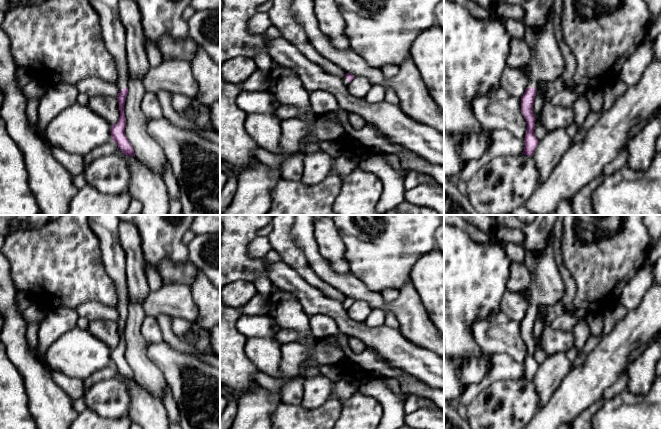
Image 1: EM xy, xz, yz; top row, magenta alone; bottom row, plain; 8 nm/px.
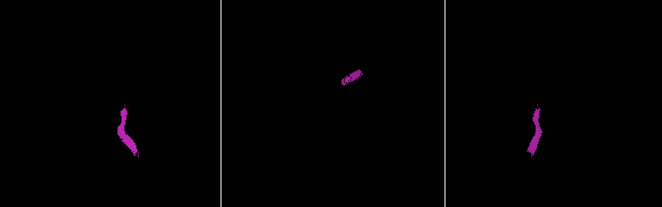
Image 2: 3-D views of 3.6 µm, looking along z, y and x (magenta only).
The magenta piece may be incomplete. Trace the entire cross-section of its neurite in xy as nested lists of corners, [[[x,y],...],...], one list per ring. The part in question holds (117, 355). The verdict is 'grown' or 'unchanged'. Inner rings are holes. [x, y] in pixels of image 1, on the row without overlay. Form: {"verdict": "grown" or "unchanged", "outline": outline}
{"verdict": "grown", "outline": [[[89,215],[89,225],[100,243],[102,261],[106,273],[112,279],[118,292],[117,311],[120,341],[111,350],[111,361],[126,380],[135,381],[134,373],[126,361],[124,329],[128,318],[128,286],[126,284],[126,254],[118,236],[120,220],[117,215]]]}

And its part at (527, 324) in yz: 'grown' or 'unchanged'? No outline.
grown

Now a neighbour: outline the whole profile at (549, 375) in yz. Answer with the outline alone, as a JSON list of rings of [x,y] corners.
[[[566,353],[547,356],[544,362],[538,367],[533,382],[539,394],[539,409],[547,404],[573,367],[574,364],[568,359]]]

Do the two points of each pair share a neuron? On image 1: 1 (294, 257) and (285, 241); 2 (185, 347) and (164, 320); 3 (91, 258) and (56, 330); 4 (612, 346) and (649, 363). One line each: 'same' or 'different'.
1: same
2: same
3: different
4: different

